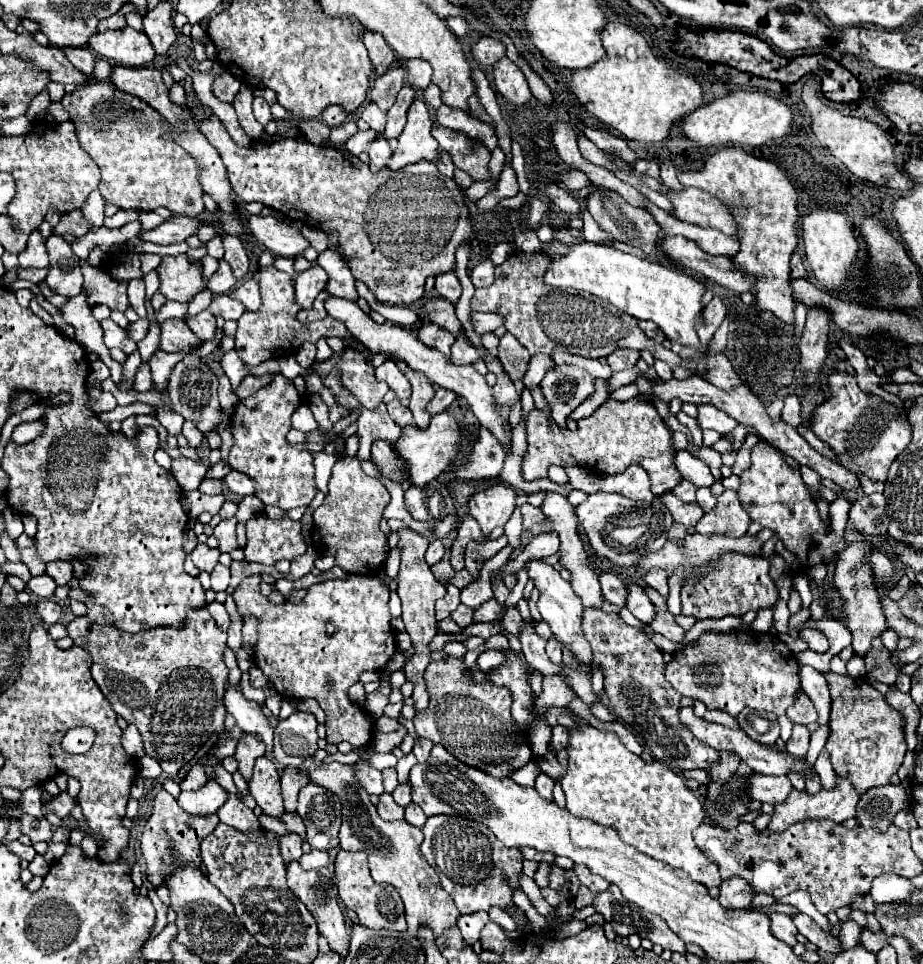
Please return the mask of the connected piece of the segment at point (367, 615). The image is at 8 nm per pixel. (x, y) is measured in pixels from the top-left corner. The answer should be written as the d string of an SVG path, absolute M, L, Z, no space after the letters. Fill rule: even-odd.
M252 574L232 594L238 612L242 616L254 614L260 622L254 650L256 666L266 674L278 694L288 698L314 698L320 704L326 712L328 742L350 742L354 748L368 746L372 742L374 722L364 708L348 700L346 690L358 682L364 670L384 668L396 652L388 610L390 588L374 576L352 574L346 580L314 584L300 604L272 604L260 594L260 582L262 578ZM326 622L334 624L332 634L326 634ZM328 678L332 678L332 686L328 686Z

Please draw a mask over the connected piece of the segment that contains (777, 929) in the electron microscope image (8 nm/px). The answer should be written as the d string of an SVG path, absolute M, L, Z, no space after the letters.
M770 914L770 930L772 930L772 936L774 938L780 938L784 944L788 946L794 946L796 944L796 934L798 934L798 928L794 926L792 918L790 916L784 916L784 914Z

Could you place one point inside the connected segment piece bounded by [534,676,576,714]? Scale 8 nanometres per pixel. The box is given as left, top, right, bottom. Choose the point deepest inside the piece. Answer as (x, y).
(554, 693)

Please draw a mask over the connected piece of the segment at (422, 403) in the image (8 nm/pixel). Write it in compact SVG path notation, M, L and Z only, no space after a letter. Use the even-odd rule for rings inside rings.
M397 358L392 359L400 368L400 372L410 380L412 384L412 396L410 396L410 412L414 416L414 422L418 428L426 428L430 424L430 414L426 412L426 406L428 402L434 398L434 388L432 384L428 382L428 378L424 378L424 374L412 370L410 366L406 366L405 362Z

